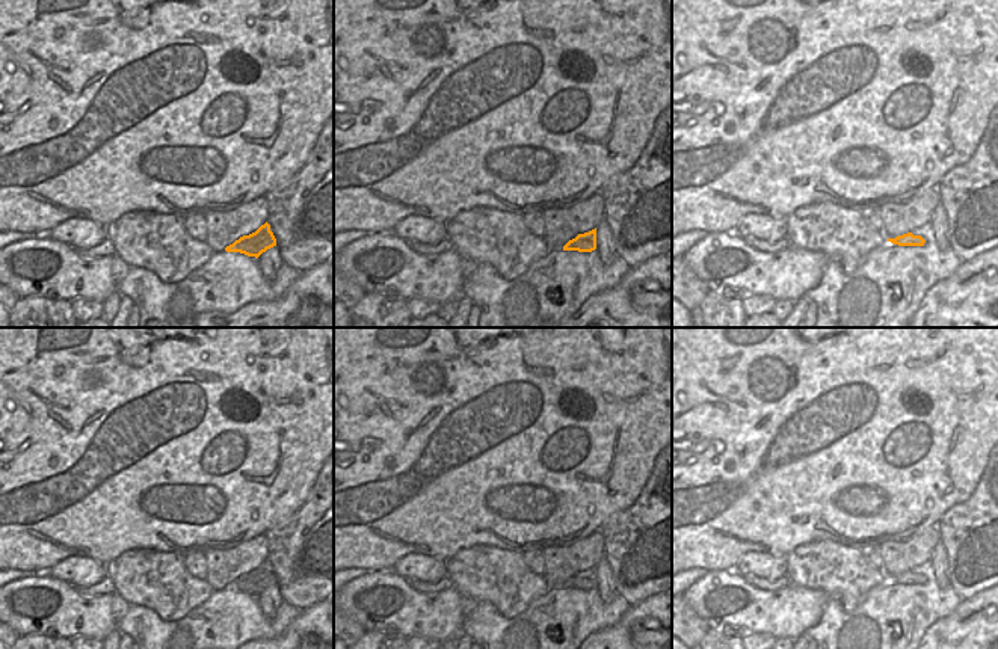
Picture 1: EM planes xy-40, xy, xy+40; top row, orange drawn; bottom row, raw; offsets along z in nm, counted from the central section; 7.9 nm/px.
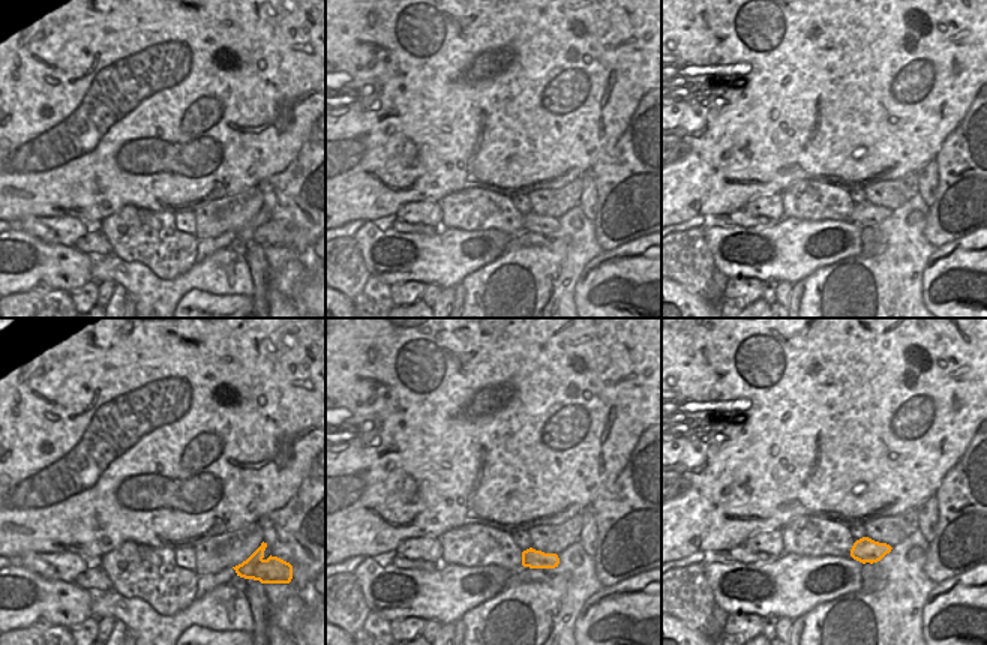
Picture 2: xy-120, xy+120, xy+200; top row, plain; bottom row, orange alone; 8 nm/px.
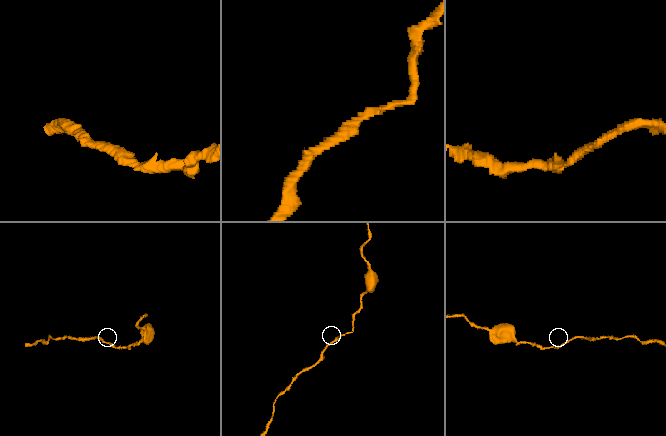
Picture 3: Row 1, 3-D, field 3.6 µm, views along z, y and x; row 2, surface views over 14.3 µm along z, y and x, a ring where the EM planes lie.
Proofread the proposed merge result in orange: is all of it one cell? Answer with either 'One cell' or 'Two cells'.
One cell

